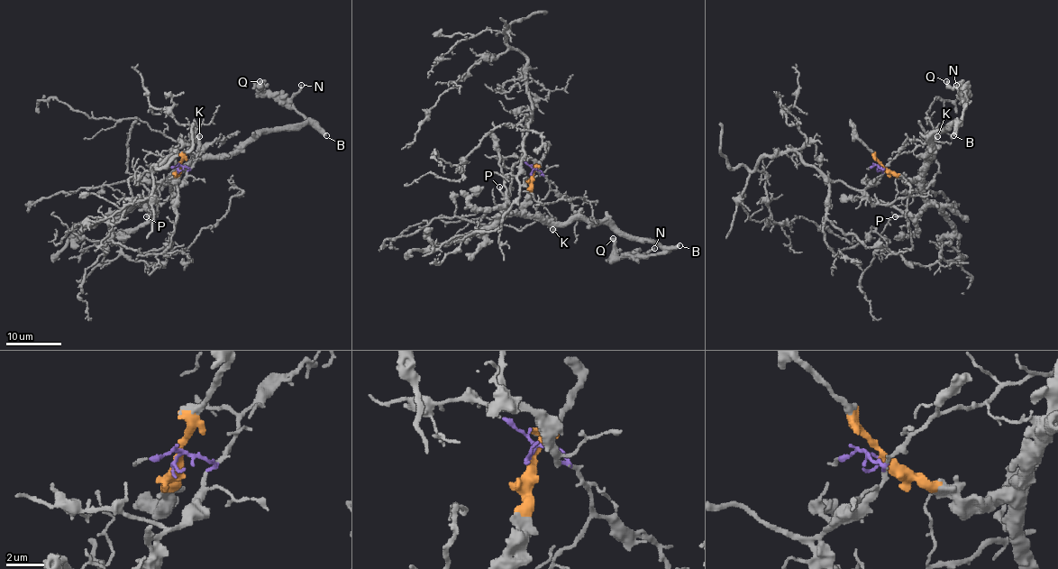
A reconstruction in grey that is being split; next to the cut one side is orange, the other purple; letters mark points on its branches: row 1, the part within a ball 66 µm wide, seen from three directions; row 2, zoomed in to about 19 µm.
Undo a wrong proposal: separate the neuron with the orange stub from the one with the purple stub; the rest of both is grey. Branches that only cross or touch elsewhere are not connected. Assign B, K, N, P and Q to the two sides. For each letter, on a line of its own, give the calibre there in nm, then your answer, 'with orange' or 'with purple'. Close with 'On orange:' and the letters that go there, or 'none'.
B: 400 nm | with orange
K: 480 nm | with orange
N: 240 nm | with orange
P: 280 nm | with orange
Q: 440 nm | with orange
On orange: B, K, N, P, Q

